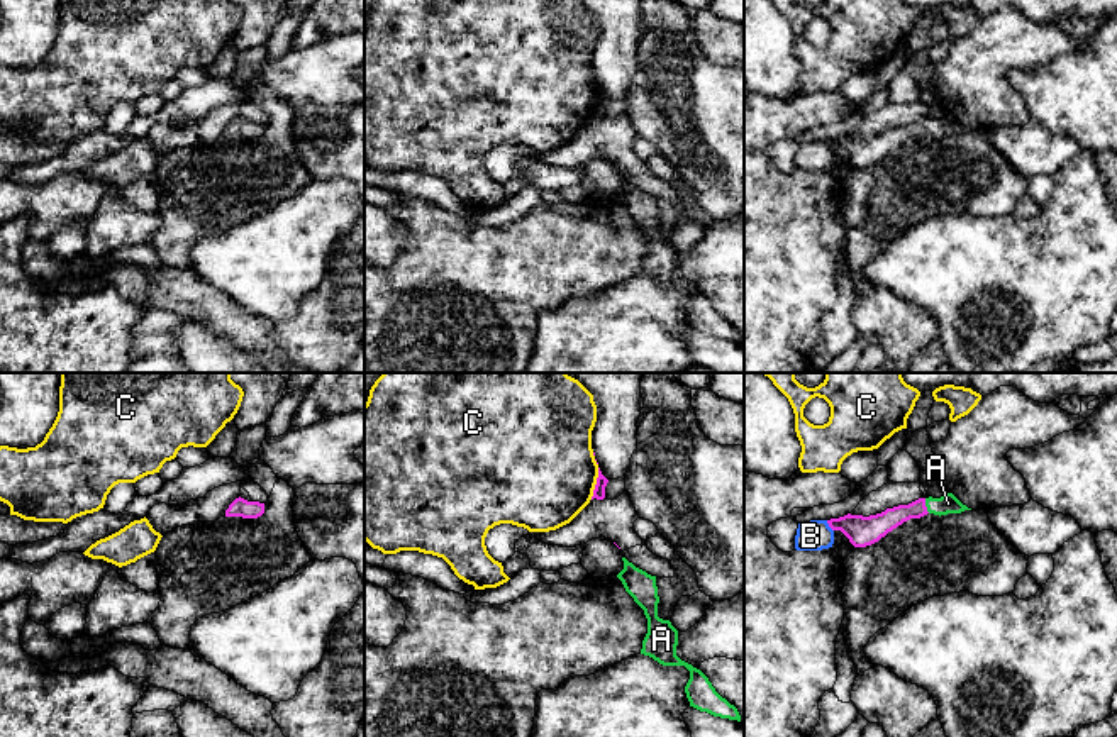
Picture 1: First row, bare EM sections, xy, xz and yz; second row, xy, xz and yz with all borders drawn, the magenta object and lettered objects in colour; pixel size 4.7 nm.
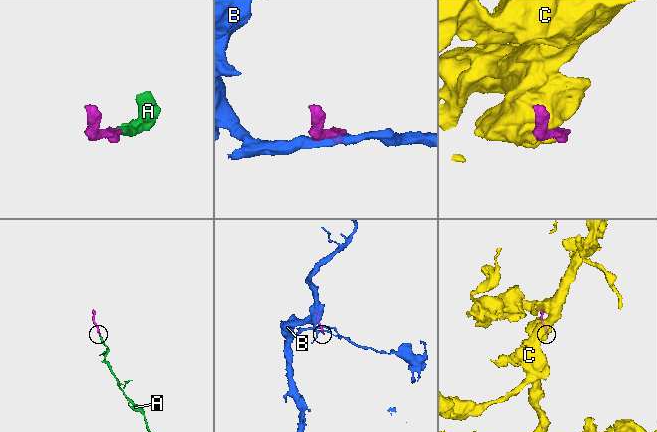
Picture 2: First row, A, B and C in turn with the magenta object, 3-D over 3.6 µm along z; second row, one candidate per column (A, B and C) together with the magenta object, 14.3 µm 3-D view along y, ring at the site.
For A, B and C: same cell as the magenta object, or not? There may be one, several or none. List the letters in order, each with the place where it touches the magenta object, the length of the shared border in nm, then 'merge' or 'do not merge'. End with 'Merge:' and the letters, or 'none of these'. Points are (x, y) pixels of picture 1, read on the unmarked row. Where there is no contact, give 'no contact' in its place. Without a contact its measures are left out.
A: contact yz (924, 126); length 80 nm; merge
B: contact yz (829, 146); length 70 nm; do not merge
C: contact xz (597, 104); length 160 nm; do not merge
Merge: A

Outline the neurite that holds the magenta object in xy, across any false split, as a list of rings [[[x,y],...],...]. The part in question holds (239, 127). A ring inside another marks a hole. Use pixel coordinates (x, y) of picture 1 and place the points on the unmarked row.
[[[236,119],[225,130],[225,137],[258,139],[264,134],[264,124]]]

